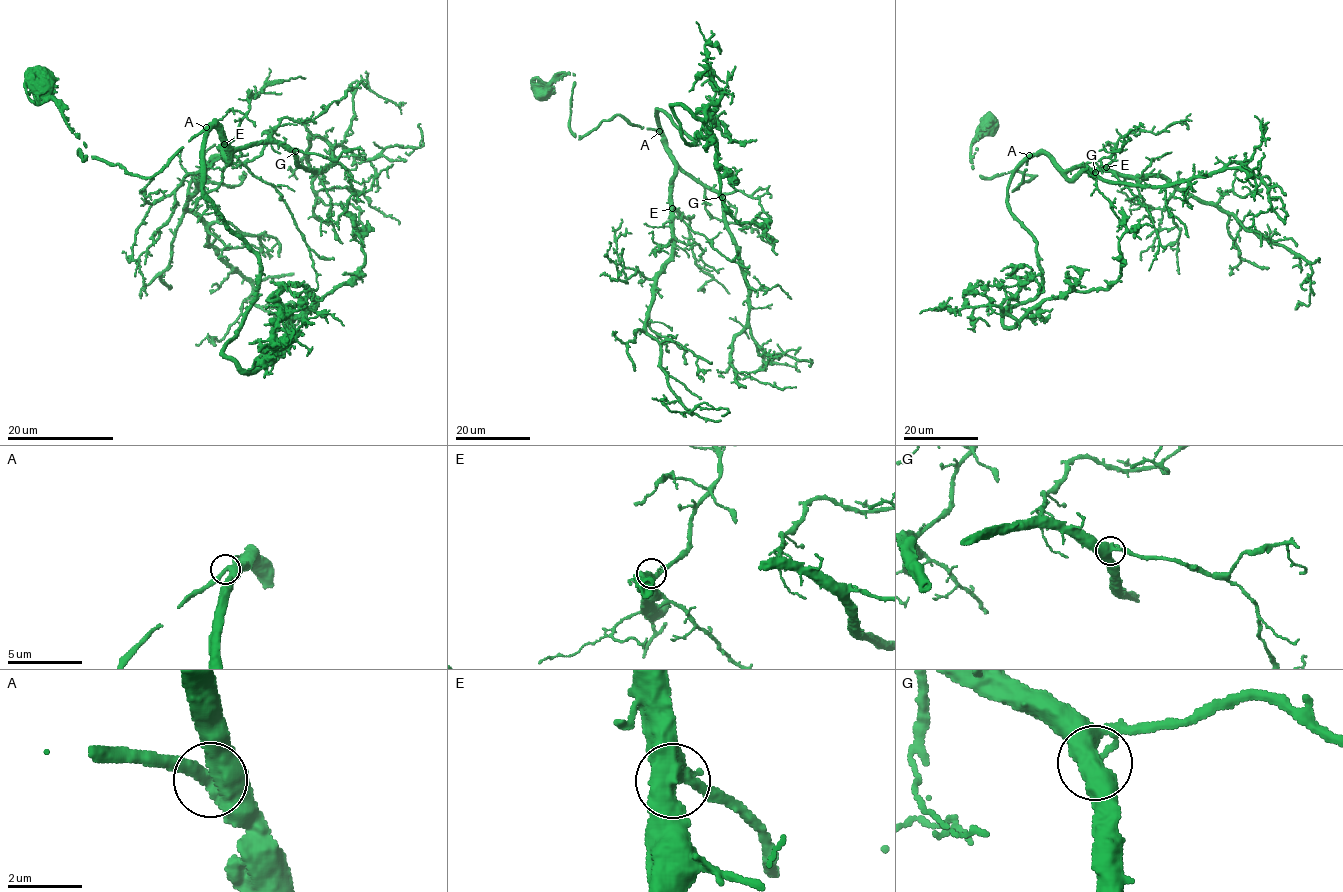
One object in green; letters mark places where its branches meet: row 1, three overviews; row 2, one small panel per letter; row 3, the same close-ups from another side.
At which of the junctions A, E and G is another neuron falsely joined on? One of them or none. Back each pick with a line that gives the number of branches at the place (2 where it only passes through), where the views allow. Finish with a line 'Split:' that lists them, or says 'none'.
Split: none

